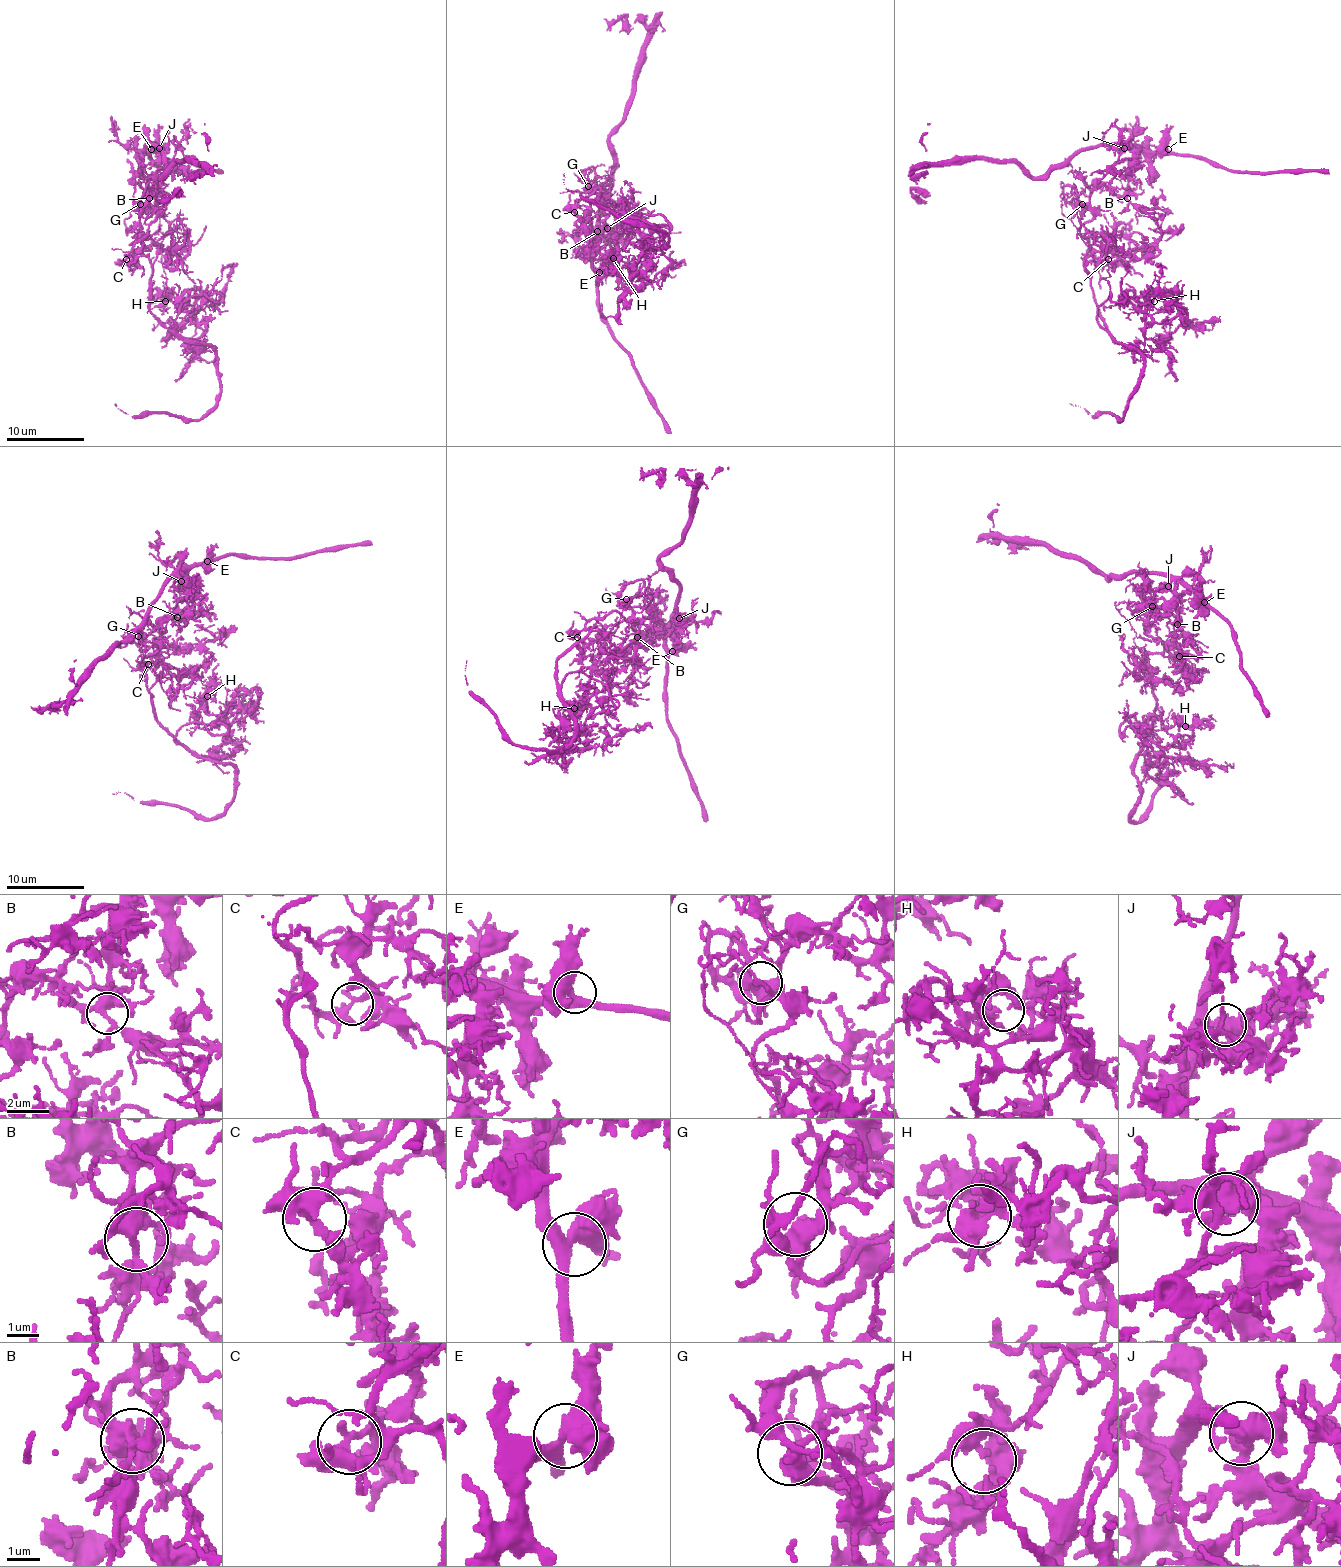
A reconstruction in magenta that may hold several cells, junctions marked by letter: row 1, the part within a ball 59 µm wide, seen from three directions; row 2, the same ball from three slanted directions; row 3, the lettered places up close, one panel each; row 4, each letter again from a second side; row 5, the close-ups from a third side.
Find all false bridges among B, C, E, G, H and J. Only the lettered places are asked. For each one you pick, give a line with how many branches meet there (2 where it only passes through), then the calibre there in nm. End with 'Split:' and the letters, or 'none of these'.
J: 3 | 460 nm
Split: J

